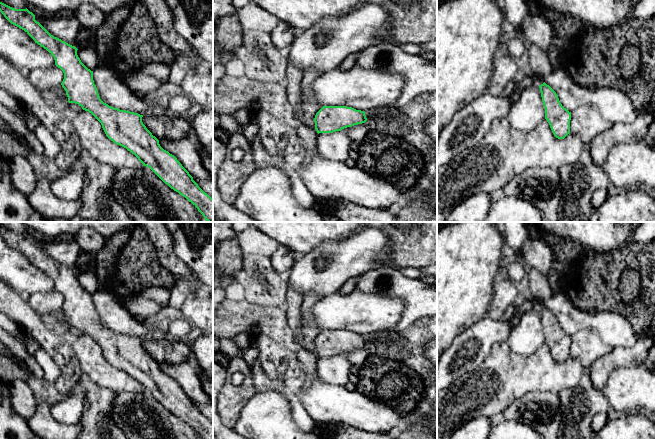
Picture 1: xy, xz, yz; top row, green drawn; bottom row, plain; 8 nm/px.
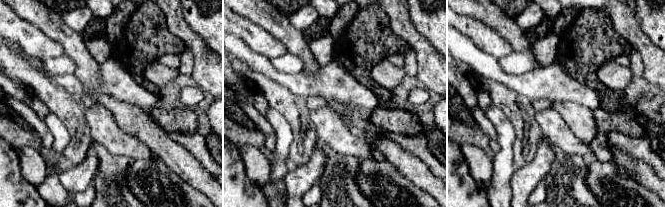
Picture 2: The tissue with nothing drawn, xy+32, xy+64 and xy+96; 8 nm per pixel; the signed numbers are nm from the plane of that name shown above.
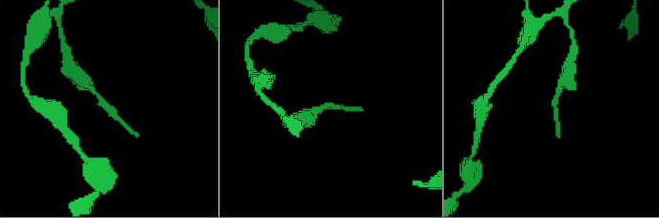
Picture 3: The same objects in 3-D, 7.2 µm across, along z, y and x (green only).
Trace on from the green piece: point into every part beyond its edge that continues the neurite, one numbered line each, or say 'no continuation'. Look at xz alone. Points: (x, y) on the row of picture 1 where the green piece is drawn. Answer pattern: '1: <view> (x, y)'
no continuation

